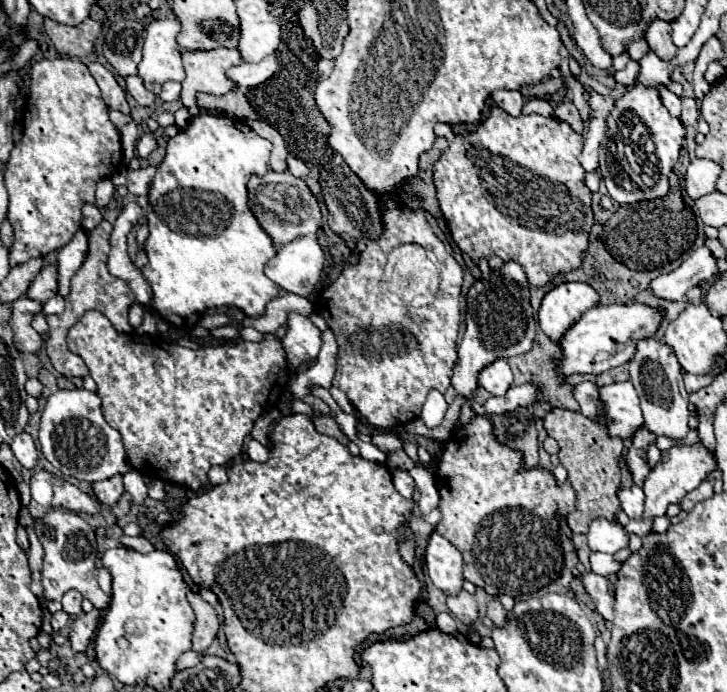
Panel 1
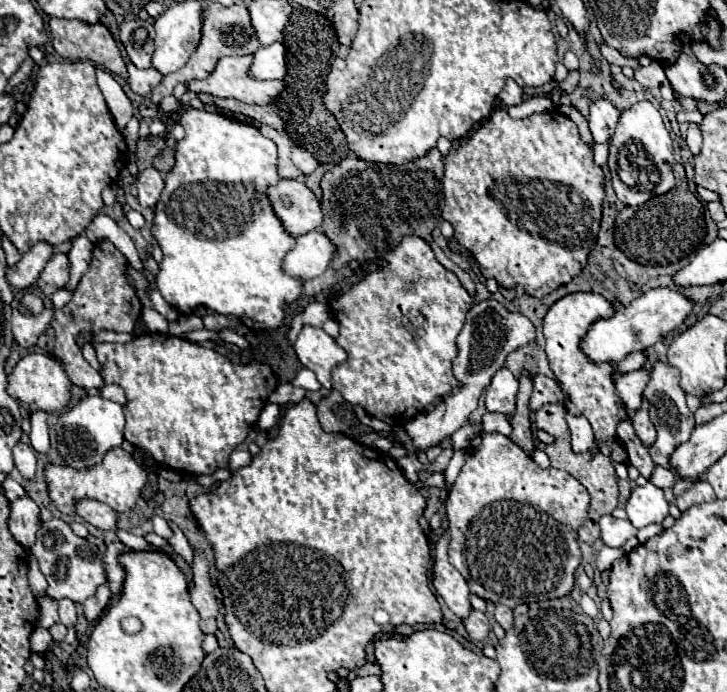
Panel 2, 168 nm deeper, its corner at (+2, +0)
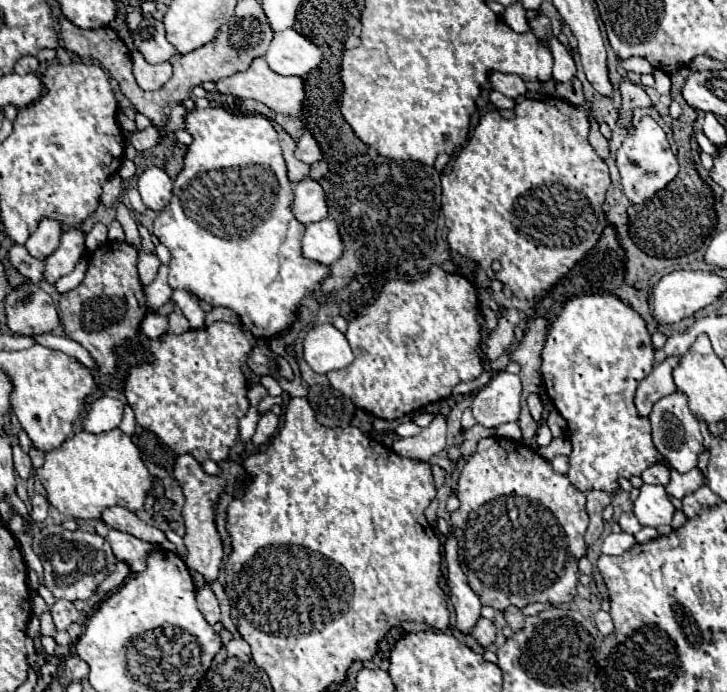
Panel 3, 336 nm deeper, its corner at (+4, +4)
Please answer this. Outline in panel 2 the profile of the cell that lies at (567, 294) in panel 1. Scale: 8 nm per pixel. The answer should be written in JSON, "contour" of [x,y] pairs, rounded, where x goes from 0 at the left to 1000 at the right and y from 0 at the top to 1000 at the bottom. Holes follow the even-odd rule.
{"contour":[[[791,422],[763,436],[747,462],[755,532],[761,535],[763,549],[777,569],[777,590],[788,601],[805,601],[810,607],[818,624],[816,650],[835,650],[840,636],[846,633],[849,613],[865,604],[857,578],[851,575],[851,569],[846,569],[846,526],[813,523],[799,506],[799,491],[807,483],[810,471],[827,460],[840,460],[840,454],[846,454],[846,442],[835,436],[827,425]]]}

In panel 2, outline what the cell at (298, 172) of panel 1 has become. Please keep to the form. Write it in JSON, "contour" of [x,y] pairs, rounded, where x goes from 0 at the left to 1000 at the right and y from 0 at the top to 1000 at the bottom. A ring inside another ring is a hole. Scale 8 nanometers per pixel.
{"contour":[[[406,211],[403,214],[403,223],[400,223],[400,231],[403,231],[403,237],[422,254],[422,251],[428,251],[439,237],[436,237],[436,231],[420,217],[420,214],[414,214],[414,211]]]}

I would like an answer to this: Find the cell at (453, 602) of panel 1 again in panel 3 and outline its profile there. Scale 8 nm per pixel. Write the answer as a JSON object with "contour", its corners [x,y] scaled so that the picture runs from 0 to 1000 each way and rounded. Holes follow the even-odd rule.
{"contour":[[[659,893],[656,896],[656,902],[653,902],[653,908],[648,910],[648,919],[664,934],[664,936],[670,936],[670,934],[675,934],[678,931],[678,925],[681,925],[681,902],[675,899],[675,896],[670,896],[670,893]]]}

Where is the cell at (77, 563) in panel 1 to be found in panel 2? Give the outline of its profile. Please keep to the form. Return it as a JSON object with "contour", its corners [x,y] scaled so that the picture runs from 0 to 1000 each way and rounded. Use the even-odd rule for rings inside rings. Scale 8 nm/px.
{"contour":[[[76,749],[76,751],[59,754],[51,769],[51,783],[40,792],[40,801],[51,806],[54,821],[67,841],[65,861],[76,867],[95,864],[100,870],[114,873],[125,858],[131,858],[136,844],[147,841],[147,829],[144,829],[139,803],[131,801],[131,795],[122,789],[117,777],[103,775],[95,757],[89,757],[87,751]]]}

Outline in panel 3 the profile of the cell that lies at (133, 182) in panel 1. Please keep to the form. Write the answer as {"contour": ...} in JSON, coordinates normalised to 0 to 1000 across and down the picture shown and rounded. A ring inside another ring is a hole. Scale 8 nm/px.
{"contour":[[[205,240],[188,260],[188,275],[197,286],[197,295],[208,303],[224,303],[232,295],[235,272],[238,260],[216,240]]]}

